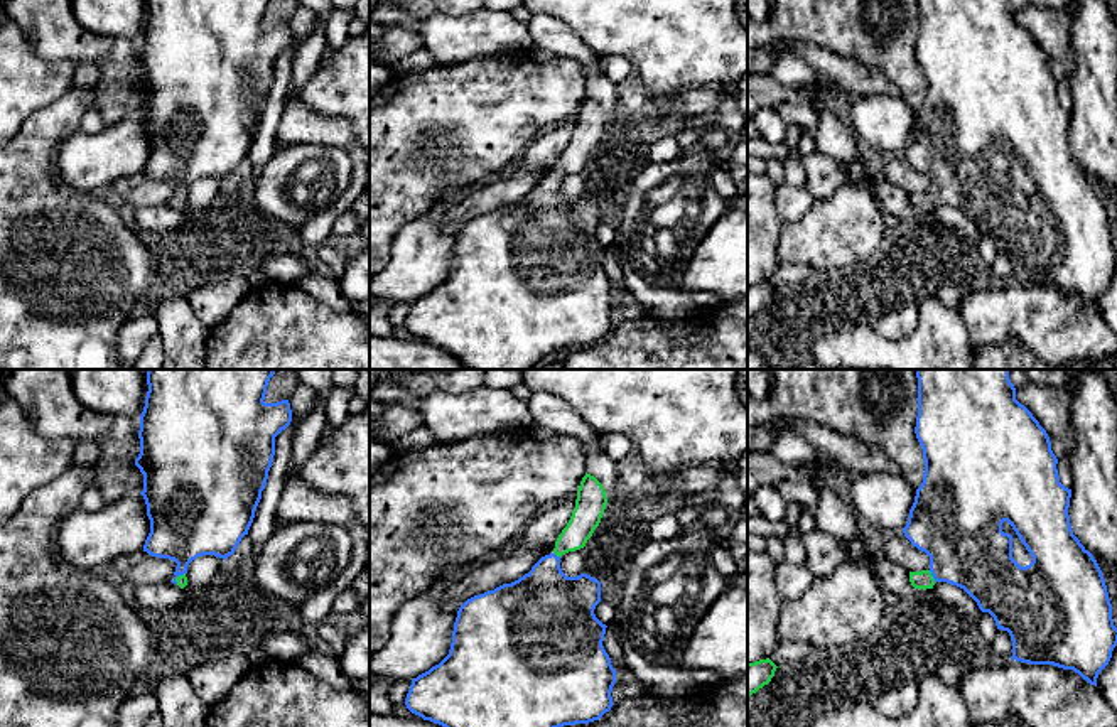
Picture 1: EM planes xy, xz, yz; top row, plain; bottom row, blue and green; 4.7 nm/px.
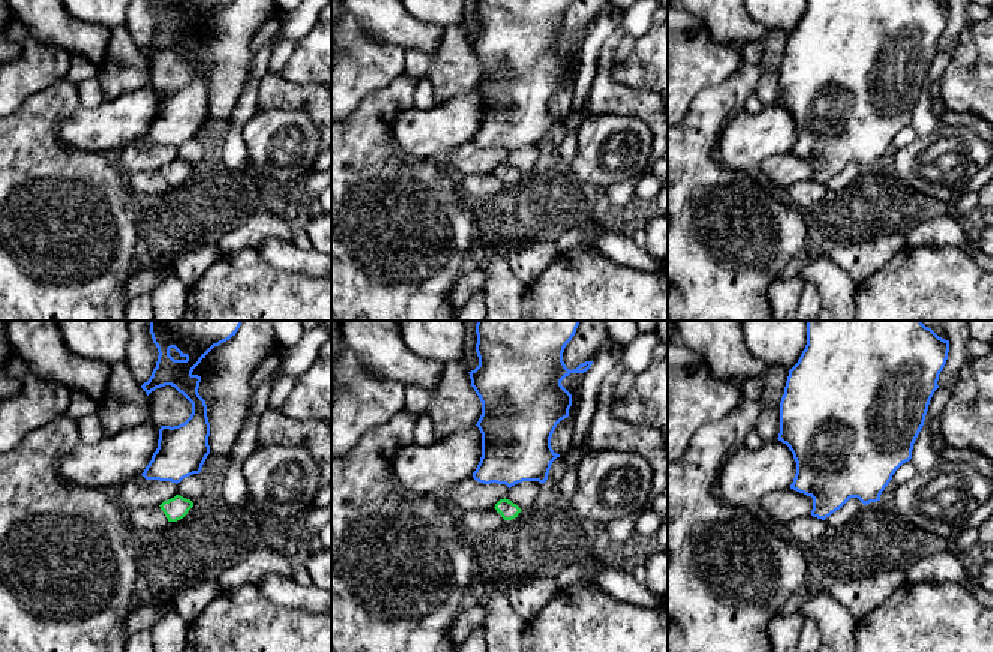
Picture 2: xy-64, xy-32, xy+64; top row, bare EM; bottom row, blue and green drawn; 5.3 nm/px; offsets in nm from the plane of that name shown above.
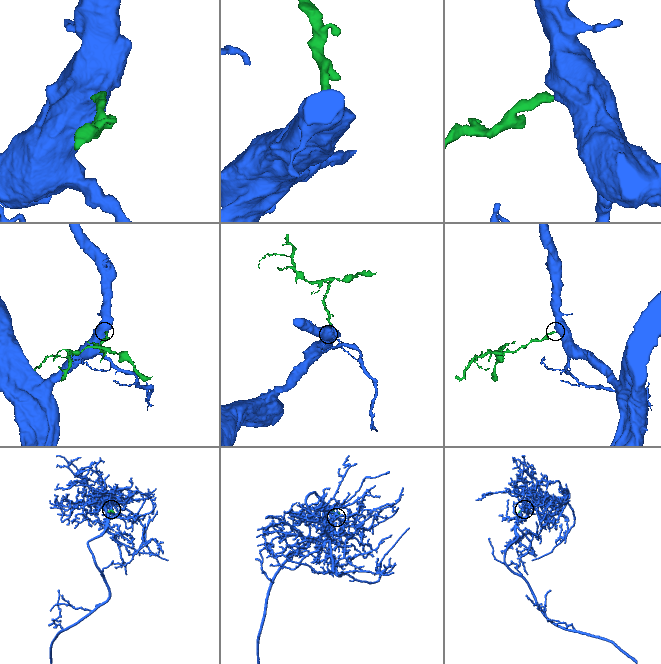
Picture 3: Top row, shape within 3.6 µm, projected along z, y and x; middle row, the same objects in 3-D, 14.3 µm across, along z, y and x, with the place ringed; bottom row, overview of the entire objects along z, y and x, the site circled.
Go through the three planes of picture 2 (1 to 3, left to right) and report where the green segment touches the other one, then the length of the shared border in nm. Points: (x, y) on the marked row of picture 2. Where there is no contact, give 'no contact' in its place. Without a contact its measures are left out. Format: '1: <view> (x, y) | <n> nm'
1: no contact
2: no contact
3: no contact

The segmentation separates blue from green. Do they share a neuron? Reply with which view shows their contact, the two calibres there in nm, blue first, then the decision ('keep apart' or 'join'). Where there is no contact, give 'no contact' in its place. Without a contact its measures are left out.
yz | 400/90 nm | join

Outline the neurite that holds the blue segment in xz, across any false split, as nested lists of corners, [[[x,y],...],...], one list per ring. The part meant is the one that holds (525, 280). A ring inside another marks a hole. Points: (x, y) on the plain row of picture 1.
[[[585,94],[553,174],[518,202],[459,229],[449,277],[412,302],[405,320],[412,336],[445,349],[466,369],[532,369],[553,351],[589,346],[611,332],[616,292],[602,268],[607,248],[594,236],[601,204],[587,196],[567,199],[560,191],[562,177],[585,169],[606,127],[602,106]]]

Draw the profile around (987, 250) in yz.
[[[982,234],[977,248],[979,248],[979,255],[982,258],[984,268],[989,270],[989,267],[994,263],[999,253],[994,240],[989,234]]]

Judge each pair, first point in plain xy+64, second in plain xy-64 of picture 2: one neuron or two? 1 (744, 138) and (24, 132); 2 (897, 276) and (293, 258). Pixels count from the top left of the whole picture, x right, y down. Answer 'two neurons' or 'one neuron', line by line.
1: two neurons
2: two neurons

